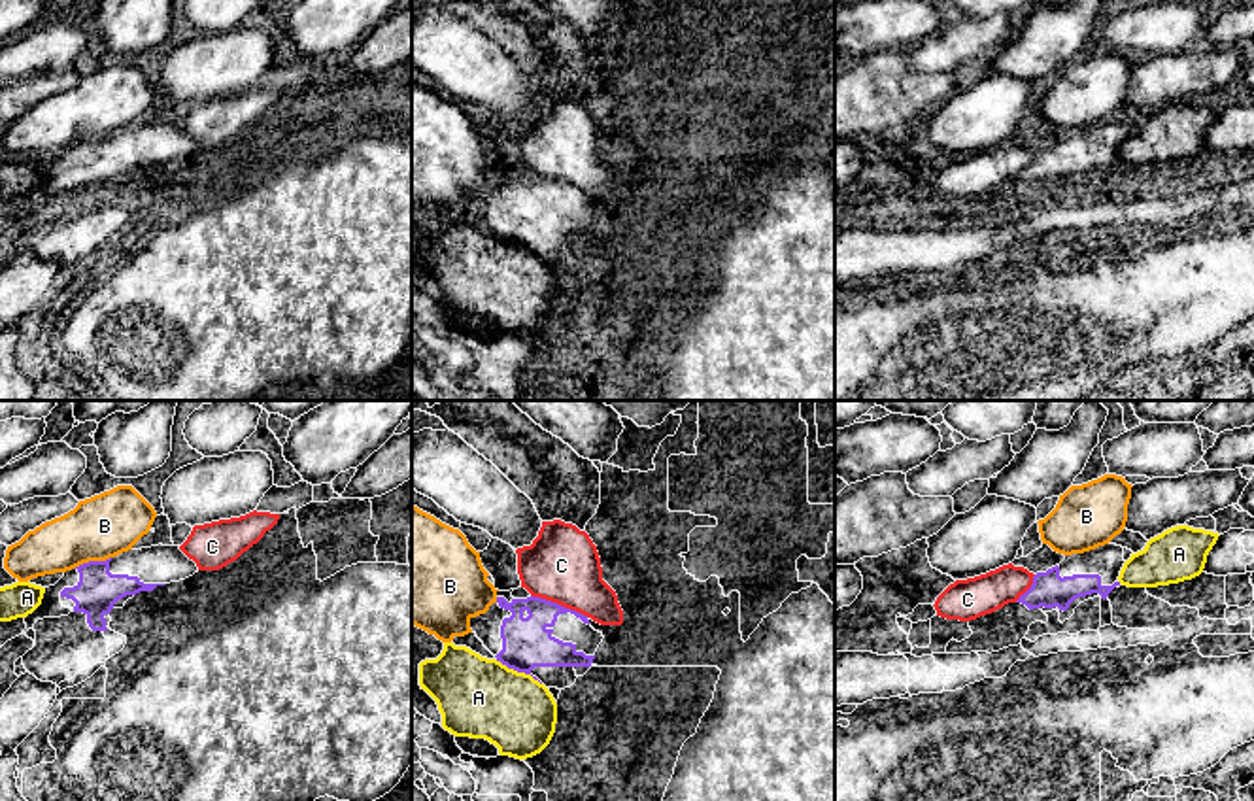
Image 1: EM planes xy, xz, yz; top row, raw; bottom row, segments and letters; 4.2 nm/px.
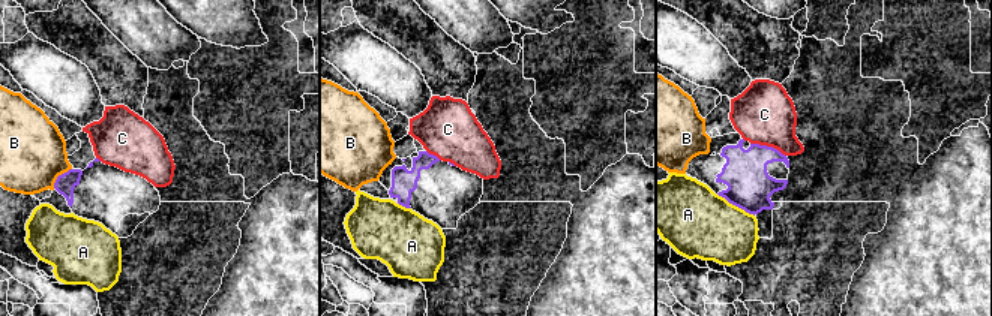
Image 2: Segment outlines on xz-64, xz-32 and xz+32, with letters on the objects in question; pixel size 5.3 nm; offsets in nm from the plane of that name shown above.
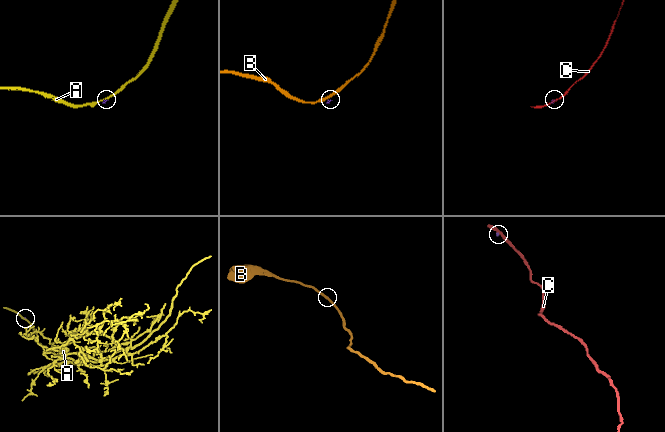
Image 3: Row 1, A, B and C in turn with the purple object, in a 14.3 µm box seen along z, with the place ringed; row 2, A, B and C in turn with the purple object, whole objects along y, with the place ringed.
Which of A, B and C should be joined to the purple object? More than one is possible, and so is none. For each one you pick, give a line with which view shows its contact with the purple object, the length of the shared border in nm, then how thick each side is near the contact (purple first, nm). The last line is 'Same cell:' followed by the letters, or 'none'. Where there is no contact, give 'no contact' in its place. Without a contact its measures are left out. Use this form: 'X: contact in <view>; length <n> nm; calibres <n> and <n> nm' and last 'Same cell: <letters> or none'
Same cell: none

